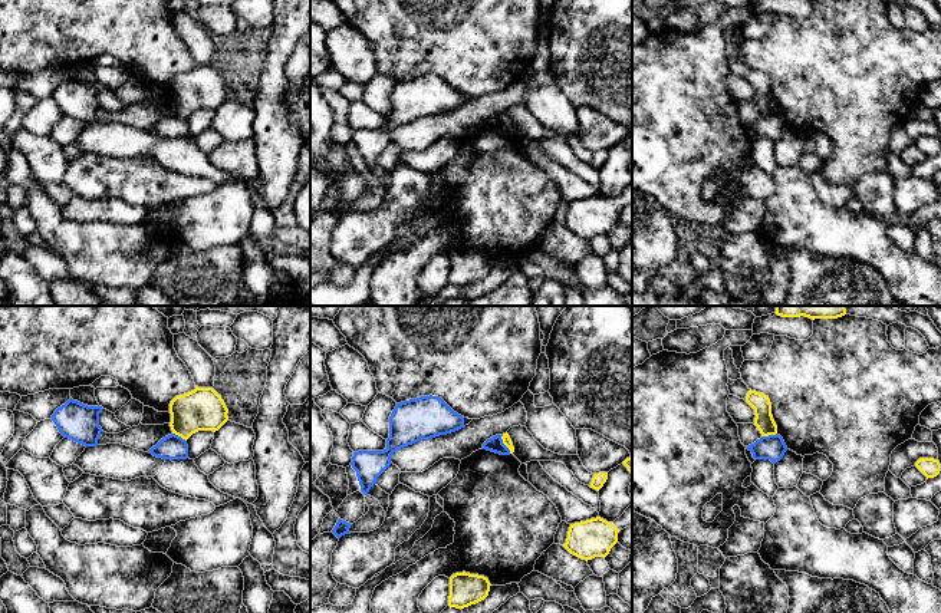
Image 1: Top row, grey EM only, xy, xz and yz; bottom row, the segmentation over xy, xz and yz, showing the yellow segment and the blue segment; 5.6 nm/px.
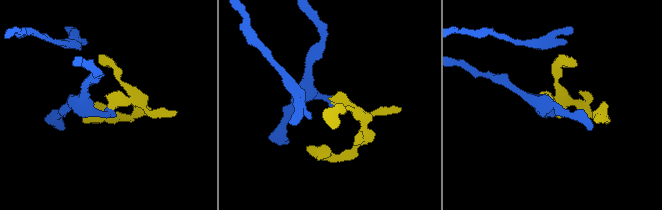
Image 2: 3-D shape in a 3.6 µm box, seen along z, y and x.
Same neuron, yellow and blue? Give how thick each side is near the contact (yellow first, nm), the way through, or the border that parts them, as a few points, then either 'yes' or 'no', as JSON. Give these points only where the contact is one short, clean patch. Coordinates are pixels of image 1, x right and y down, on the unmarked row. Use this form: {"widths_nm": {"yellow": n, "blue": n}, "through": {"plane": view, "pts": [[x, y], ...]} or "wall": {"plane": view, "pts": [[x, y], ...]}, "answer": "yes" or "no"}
{"widths_nm": {"yellow": 50, "blue": 90}, "wall": {"plane": "xz", "pts": [[502, 114], [502, 121], [510, 131]]}, "answer": "no"}

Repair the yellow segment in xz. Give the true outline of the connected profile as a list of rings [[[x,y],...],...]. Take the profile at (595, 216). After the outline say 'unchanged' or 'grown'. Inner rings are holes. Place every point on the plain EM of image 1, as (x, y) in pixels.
[[[632,182],[613,201],[596,195],[570,202],[563,225],[582,238],[606,235],[618,221],[618,211],[632,205]]] | grown

